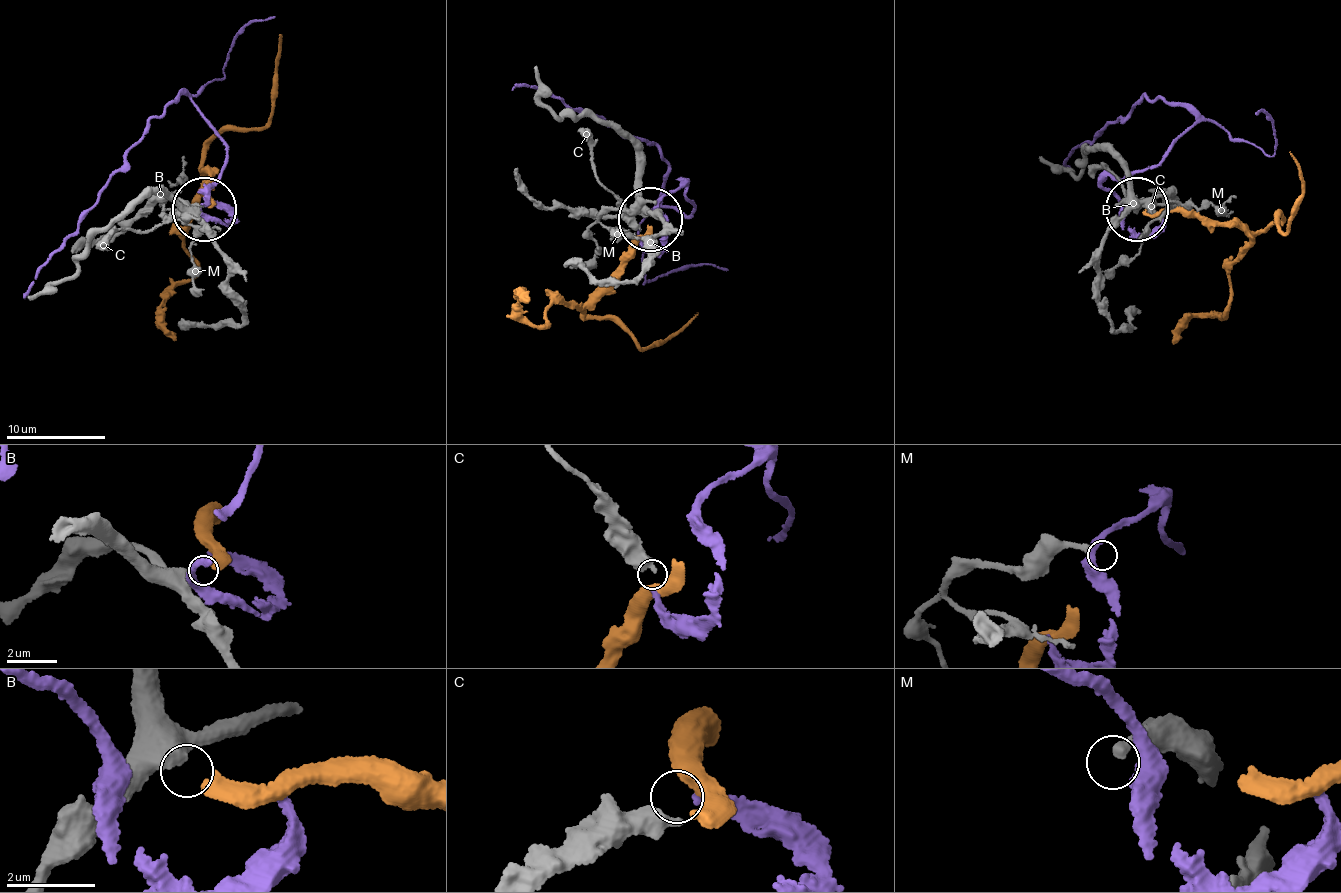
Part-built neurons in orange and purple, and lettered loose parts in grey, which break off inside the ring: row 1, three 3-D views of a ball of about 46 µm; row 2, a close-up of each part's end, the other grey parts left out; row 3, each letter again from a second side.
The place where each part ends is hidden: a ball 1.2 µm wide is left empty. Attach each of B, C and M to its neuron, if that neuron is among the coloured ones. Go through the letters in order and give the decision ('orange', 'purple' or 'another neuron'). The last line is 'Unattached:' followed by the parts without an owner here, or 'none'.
B: orange
C: purple
M: another neuron
Unattached: M

